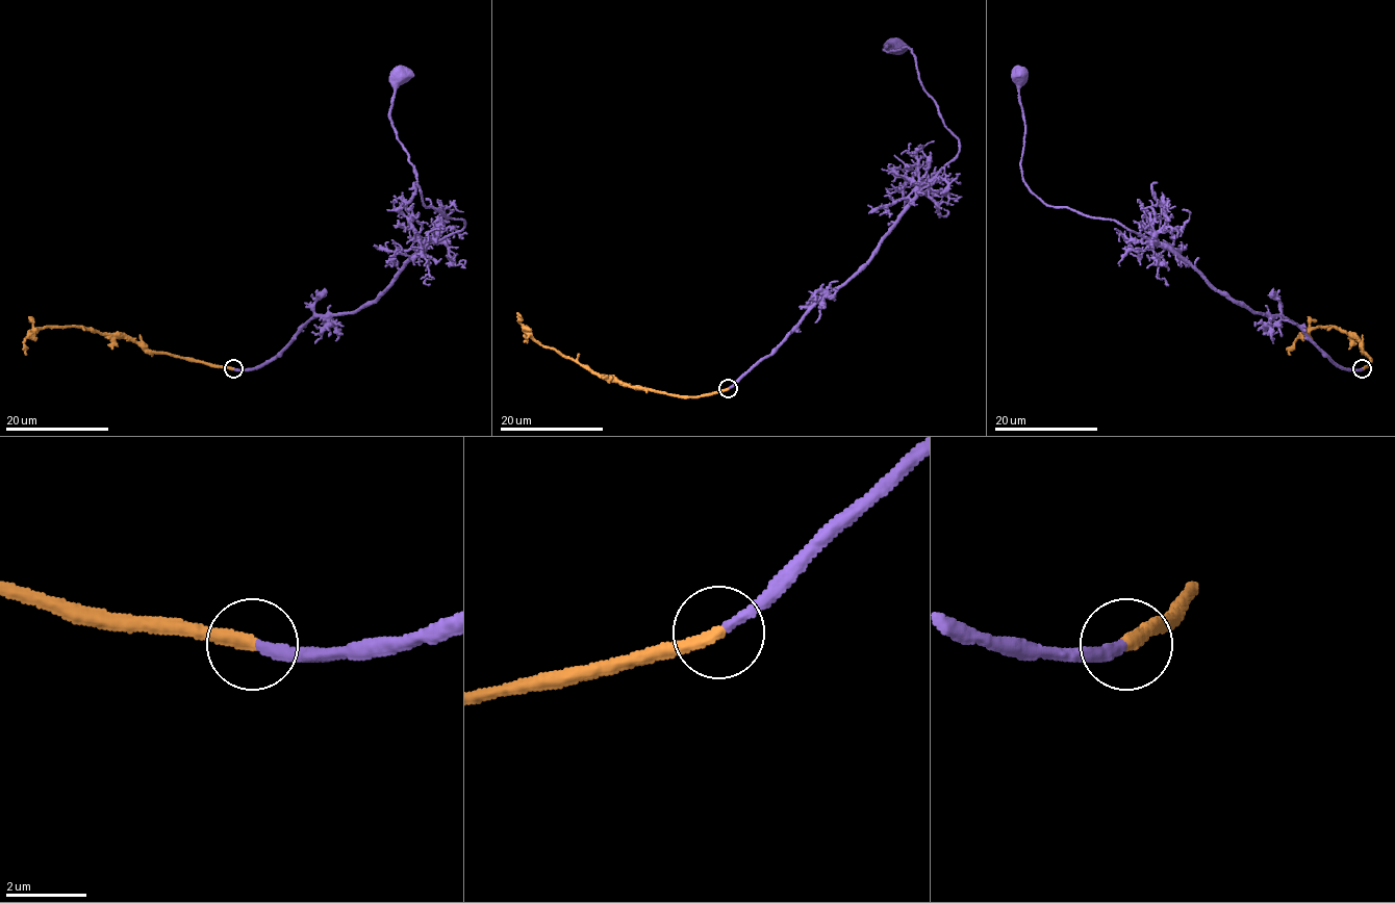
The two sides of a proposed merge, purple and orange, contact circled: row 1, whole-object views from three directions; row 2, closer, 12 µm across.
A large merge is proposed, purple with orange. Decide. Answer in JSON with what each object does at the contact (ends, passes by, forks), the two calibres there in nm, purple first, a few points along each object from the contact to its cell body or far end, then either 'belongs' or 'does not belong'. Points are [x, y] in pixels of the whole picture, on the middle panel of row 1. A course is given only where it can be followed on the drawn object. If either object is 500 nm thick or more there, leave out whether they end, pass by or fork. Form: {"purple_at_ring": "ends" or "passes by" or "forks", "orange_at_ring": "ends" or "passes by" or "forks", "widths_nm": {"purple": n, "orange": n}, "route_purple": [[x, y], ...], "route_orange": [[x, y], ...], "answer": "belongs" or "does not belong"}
{"purple_at_ring": "ends", "orange_at_ring": "ends", "widths_nm": {"purple": 280, "orange": 360}, "route_purple": [[728, 387], [861, 267], [919, 189], [959, 150], [958, 138], [921, 84], [910, 49], [884, 50], [893, 47]], "route_orange": [[728, 389], [698, 396], [681, 396], [603, 379], [552, 347], [540, 345], [525, 331], [518, 320], [521, 316]], "answer": "belongs"}

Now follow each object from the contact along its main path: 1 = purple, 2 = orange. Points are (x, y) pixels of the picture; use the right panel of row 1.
1: (1361, 368), (1339, 367), (1298, 326), (1241, 307), (1190, 264), (1123, 226), (1046, 206), (1022, 177), (1020, 78)
2: (1363, 368), (1370, 359), (1361, 344), (1333, 326), (1311, 328), (1304, 331), (1294, 342), (1290, 355)

